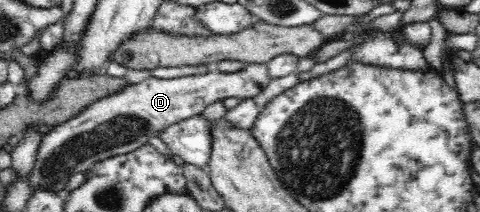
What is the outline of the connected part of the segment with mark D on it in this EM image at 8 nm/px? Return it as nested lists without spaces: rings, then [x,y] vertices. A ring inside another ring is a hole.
[[[251,63],[235,73],[221,73],[211,70],[203,75],[189,75],[173,79],[158,79],[149,76],[139,84],[132,84],[115,92],[103,99],[97,100],[89,107],[86,107],[79,115],[65,123],[56,125],[45,134],[37,145],[35,161],[31,167],[31,173],[27,175],[27,184],[32,193],[35,191],[51,191],[56,195],[65,195],[69,177],[79,173],[88,172],[94,163],[103,161],[114,155],[123,155],[130,151],[139,149],[147,144],[151,137],[160,137],[160,133],[170,125],[180,121],[198,116],[205,111],[205,108],[216,101],[227,99],[227,97],[238,97],[243,99],[253,98],[269,85],[272,77],[269,75],[267,64]]]

